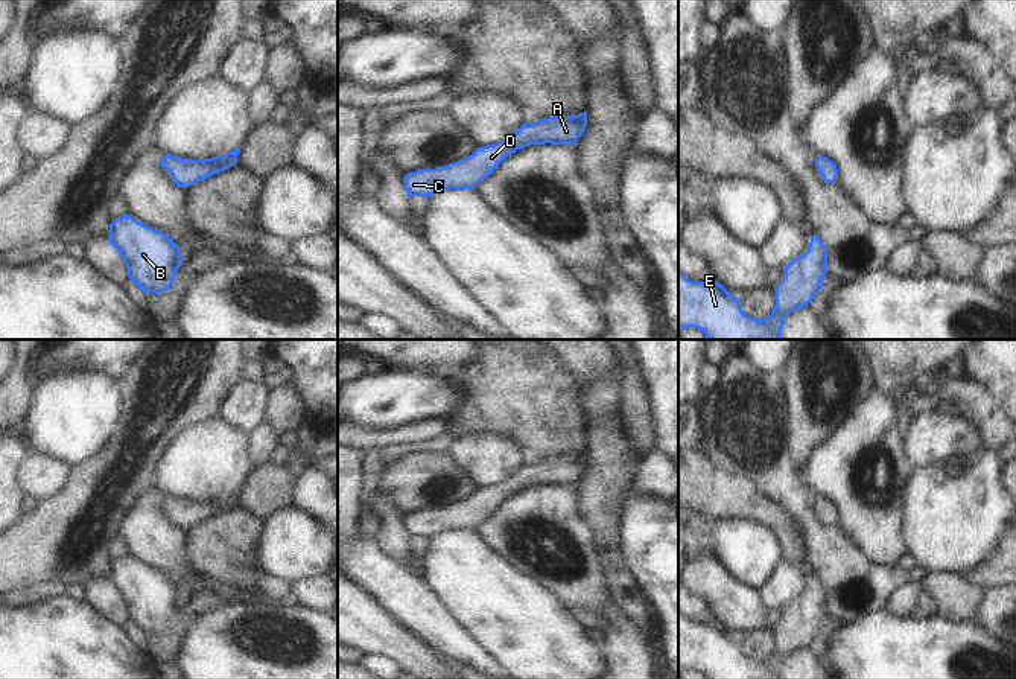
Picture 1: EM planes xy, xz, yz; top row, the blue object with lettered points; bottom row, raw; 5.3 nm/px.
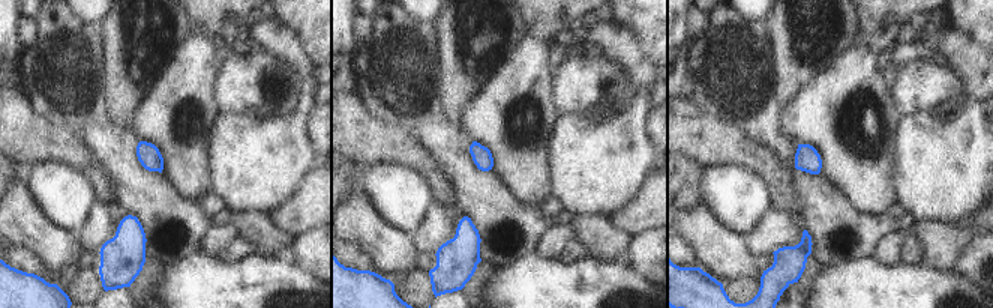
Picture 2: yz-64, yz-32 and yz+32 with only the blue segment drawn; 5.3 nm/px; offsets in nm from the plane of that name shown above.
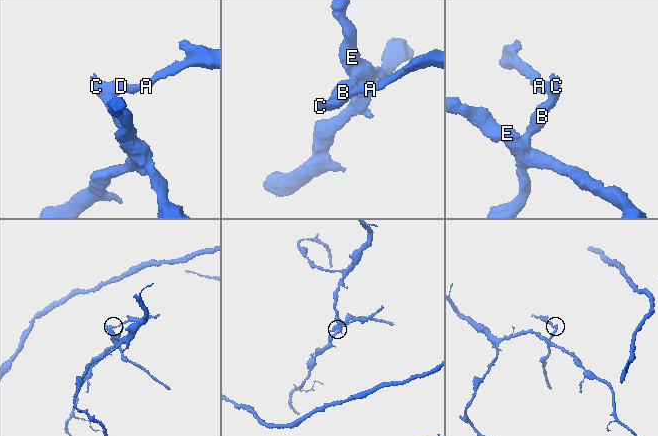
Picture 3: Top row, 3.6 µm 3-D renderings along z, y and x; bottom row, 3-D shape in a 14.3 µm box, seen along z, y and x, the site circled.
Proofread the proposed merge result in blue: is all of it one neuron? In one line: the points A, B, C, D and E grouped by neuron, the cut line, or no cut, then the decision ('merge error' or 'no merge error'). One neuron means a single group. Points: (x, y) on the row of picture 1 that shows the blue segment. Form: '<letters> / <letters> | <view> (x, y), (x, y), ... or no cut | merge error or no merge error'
A B C D E | no cut | no merge error

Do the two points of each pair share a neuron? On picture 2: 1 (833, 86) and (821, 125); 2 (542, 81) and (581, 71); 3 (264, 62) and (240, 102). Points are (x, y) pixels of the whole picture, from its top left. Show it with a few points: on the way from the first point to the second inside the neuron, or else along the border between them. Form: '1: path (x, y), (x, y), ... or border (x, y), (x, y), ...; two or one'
1: path (833, 95), (827, 104), (827, 116); one
2: border (552, 80), (552, 102), (561, 113); two
3: path (261, 72), (242, 92); one

